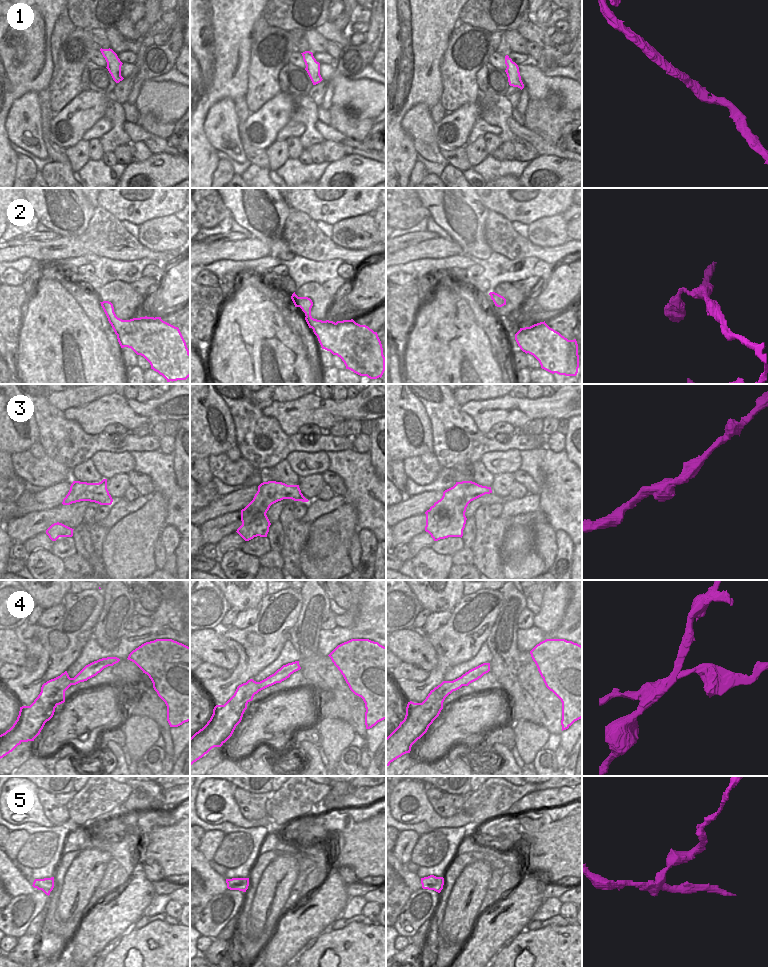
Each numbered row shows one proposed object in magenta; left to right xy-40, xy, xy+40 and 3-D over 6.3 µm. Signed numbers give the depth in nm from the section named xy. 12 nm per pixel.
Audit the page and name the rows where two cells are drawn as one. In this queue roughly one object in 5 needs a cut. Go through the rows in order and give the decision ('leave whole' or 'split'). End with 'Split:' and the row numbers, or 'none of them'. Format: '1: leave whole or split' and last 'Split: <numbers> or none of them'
1: leave whole
2: leave whole
3: leave whole
4: split
5: split
Split: 4, 5

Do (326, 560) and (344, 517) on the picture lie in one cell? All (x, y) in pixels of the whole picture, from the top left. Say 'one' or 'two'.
one

